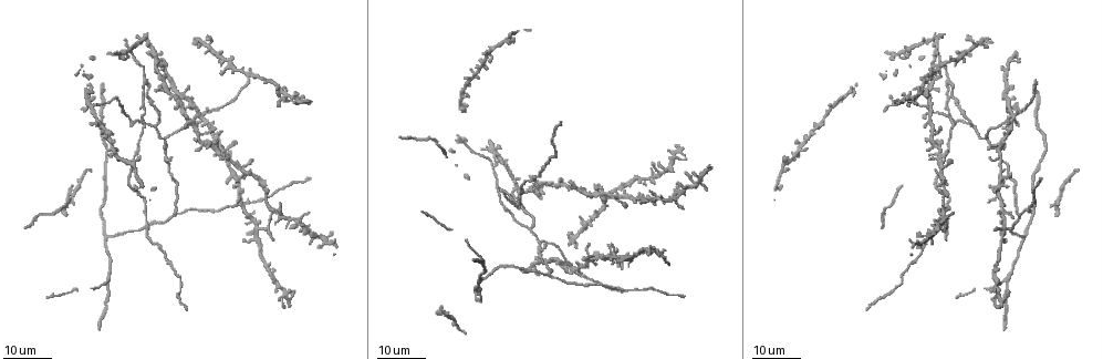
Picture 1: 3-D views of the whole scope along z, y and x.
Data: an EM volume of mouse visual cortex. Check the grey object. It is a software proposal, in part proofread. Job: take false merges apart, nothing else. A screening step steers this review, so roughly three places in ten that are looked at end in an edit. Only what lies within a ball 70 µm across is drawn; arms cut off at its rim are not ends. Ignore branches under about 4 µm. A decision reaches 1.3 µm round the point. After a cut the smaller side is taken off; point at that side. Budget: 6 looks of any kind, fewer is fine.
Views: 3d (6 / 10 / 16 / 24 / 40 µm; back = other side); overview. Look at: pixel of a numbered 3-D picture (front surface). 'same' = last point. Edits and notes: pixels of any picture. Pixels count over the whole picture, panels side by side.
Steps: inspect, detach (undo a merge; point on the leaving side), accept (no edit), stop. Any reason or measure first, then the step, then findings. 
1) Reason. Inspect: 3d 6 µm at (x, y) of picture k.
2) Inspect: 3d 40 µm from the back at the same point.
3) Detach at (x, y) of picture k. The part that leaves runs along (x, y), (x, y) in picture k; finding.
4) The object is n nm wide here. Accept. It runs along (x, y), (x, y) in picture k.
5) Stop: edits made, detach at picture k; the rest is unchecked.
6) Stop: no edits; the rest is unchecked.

Three arms meet. Inspect: 3d 16 µm at (985, 137) of picture 1.

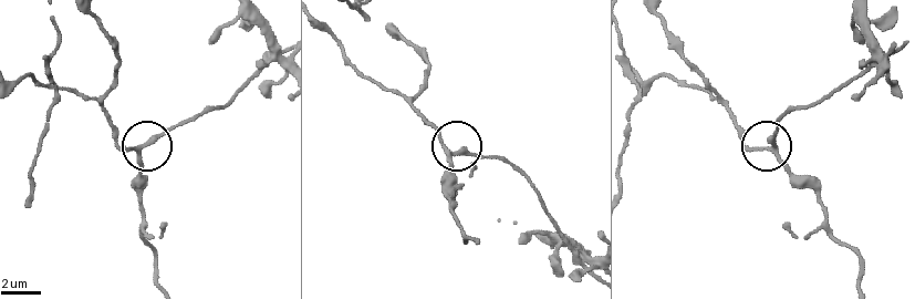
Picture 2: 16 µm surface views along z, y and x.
Zoom in. Inspect: 3d 10 µm at (143, 146) of picture 2.

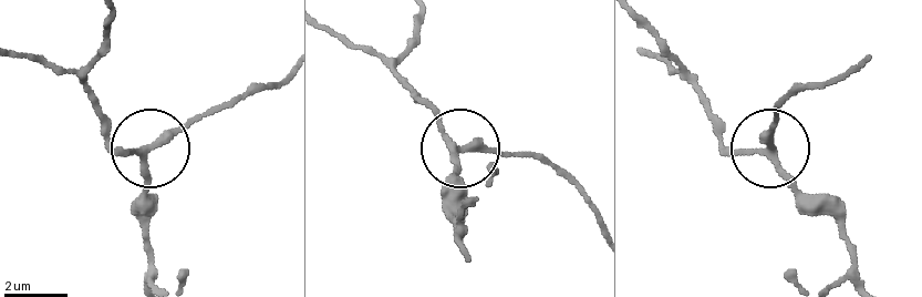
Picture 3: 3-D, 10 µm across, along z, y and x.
Accept. It runs along (111, 17), (86, 81), (124, 150), (166, 142), (211, 108) in picture 3; continuous, no second neuron.

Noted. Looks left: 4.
Side arm on a straight run. Inspect: 3d 16 µm at (974, 124) of picture 1.

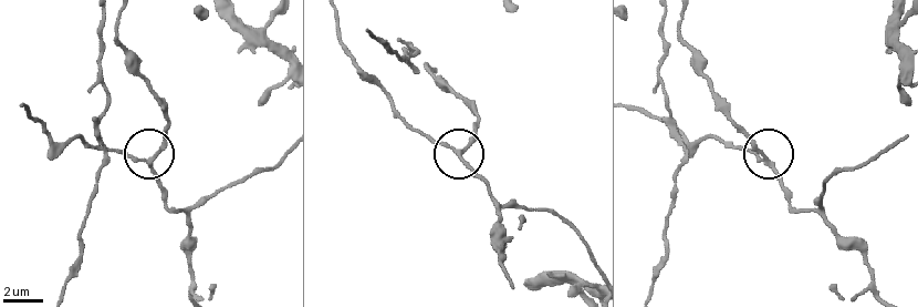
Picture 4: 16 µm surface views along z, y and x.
Closer look. Inspect: 3d 10 µm at (453, 153) of picture 4.

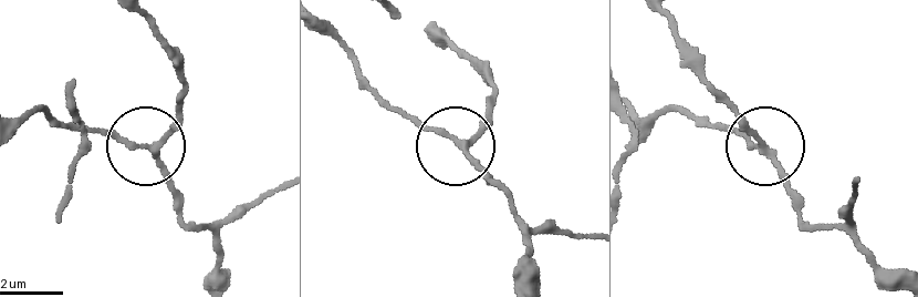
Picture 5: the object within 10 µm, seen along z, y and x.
The object is 170 nm wide here. Detach at (114, 137) of picture 5. Two neurons meet here.

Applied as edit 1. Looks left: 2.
Stop: edits made, detach at picture 5; the rest is unchecked.

